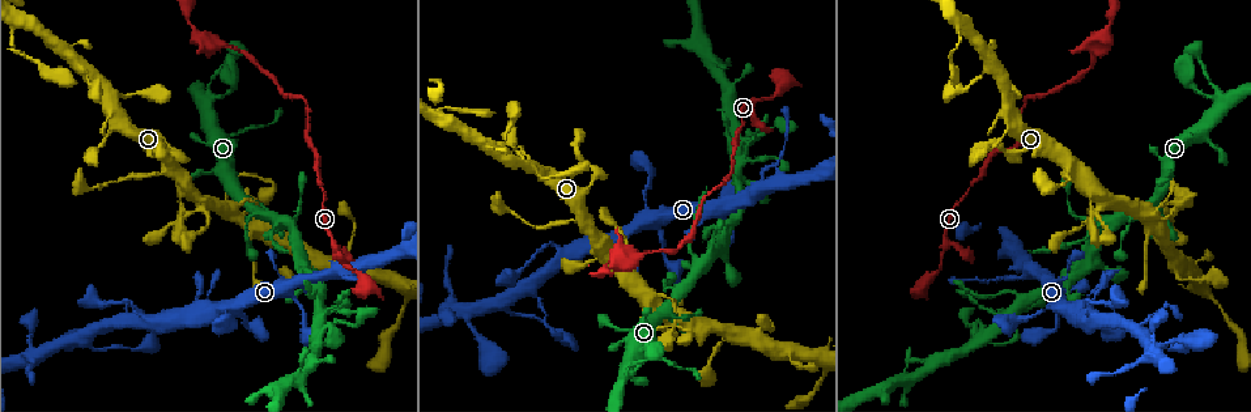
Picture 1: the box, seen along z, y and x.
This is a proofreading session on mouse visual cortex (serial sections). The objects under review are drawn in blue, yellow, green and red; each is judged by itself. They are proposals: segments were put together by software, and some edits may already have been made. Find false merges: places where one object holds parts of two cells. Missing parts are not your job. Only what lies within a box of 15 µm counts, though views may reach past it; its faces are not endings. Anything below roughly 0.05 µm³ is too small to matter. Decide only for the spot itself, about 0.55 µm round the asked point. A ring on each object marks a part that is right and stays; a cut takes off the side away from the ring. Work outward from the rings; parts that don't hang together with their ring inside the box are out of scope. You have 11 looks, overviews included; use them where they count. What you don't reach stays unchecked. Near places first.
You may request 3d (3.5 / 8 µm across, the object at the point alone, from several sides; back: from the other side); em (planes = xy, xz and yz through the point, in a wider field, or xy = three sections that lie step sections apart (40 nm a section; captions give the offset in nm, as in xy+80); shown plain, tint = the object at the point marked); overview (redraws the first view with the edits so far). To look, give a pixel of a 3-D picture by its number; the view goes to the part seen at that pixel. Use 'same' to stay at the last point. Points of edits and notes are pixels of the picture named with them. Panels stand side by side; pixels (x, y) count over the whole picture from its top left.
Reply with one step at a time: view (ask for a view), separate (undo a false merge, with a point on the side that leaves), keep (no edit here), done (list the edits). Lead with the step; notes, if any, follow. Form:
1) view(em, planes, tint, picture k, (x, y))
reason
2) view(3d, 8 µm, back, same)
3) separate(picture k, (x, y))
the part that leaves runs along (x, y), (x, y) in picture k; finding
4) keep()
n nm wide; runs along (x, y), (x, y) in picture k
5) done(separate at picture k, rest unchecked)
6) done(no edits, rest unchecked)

view(3d, 8 µm, picture 1, (1017, 91))
a narrow waist

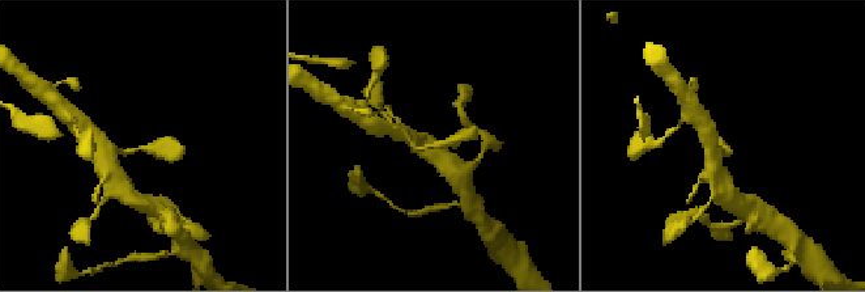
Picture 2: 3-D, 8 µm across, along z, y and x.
view(3d, 3.5 µm, picture 2, (429, 145))

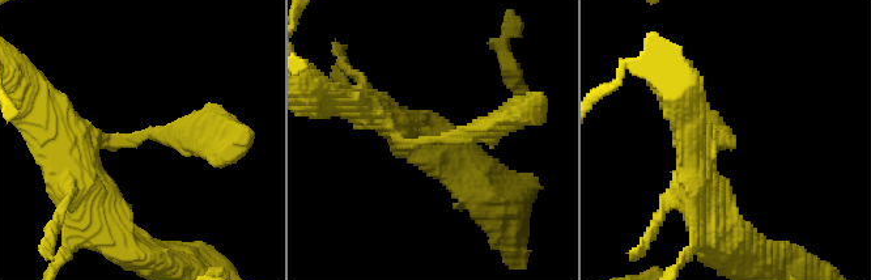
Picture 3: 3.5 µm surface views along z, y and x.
view(em, planes, tint, picture 3, (146, 133))
arms of 250, 300 nm

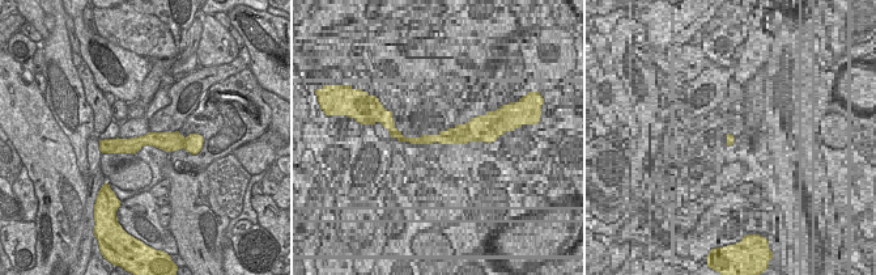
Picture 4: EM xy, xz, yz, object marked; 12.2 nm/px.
keep()
220 nm wide; runs along (68, 160), (97, 136), (225, 136) in picture 3; all the same cell

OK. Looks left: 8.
view(3d, 3.5 µm, picture 1, (762, 186))
thin arm on a thick one

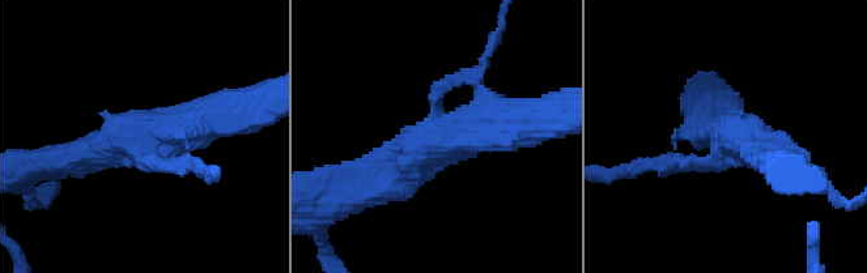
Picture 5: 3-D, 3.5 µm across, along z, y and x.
view(em, xy, step 3, tint, picture 5, (727, 153))
shape alone is not enough

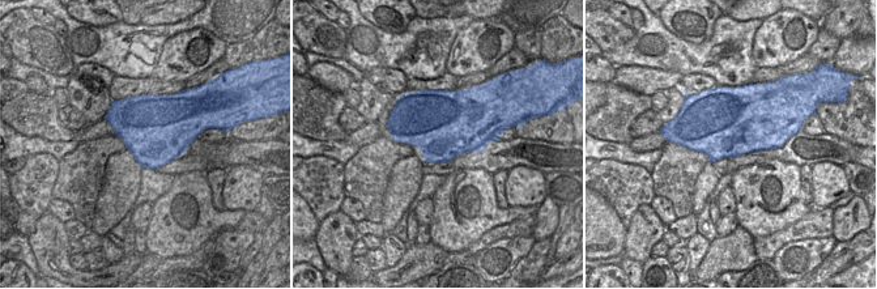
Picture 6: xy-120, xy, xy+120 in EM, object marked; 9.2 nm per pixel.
keep()
runs along (369, 186), (425, 143), (517, 126) in picture 5; continuous, no second cell

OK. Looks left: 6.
view(3d, 3.5 µm, picture 1, (335, 328))
abrupt turn

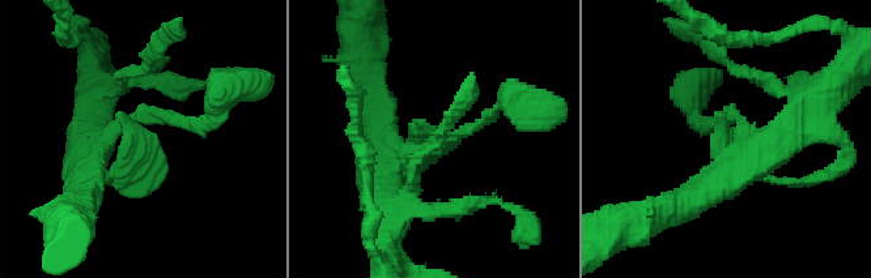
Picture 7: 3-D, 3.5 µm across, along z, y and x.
keep()
runs along (85, 152), (113, 179) in picture 7; one cell here

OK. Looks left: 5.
view(3d, 3.5 µm, picture 1, (1072, 167))
sudden change in width

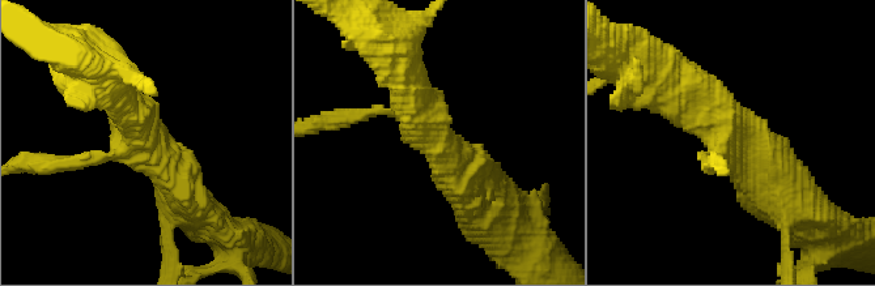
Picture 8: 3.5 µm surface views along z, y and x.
view(em, planes, tint, picture 8, (724, 133))
3 arms; arms of 100, 450, 450 nm

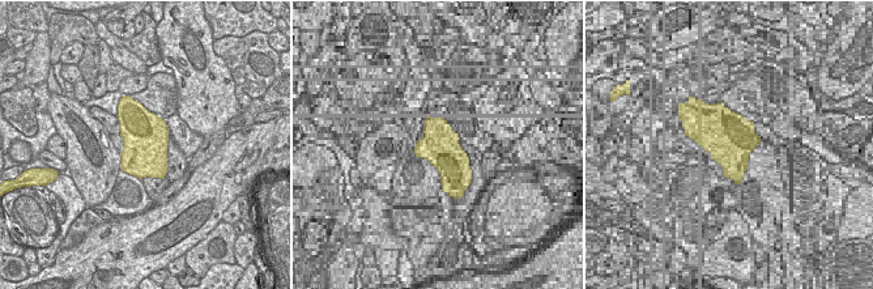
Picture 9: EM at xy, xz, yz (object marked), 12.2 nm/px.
view(em, xy, step 3, tint, same)

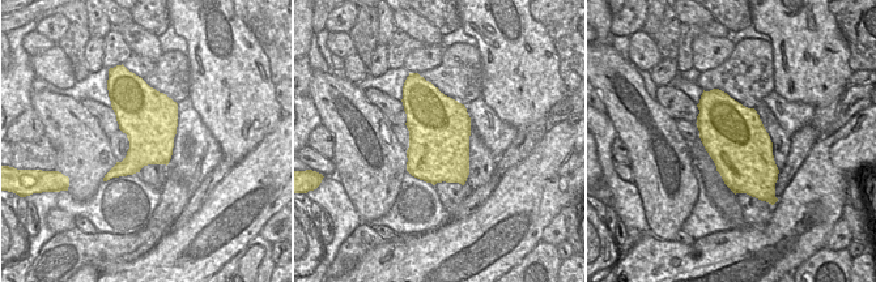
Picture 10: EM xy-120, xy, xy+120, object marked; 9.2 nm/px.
keep()
runs along (662, 80), (712, 115), (776, 192) in picture 8; continuous, no second cell

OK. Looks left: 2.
done(no edits, rest unchecked)

